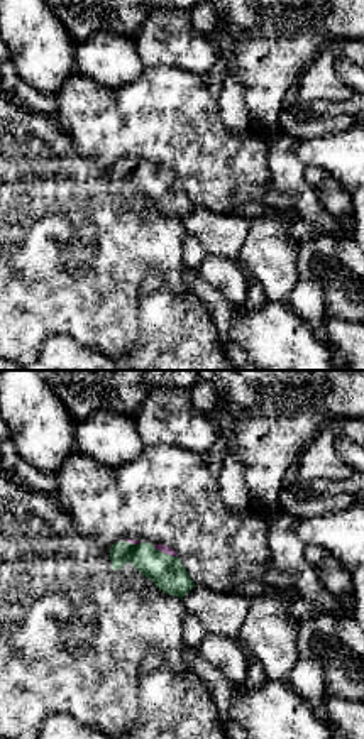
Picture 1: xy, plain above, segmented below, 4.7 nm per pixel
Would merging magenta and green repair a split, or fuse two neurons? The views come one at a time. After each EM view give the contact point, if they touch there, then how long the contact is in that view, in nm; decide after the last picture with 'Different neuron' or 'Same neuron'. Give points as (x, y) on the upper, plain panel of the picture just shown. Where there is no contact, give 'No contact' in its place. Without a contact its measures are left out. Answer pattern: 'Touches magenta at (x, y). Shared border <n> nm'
Touches magenta at (165, 173). Shared border 130 nm

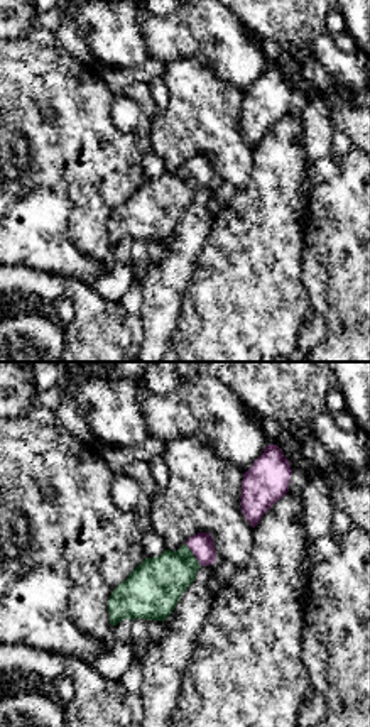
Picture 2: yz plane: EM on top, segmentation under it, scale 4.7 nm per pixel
Touches magenta at (193, 174). Shared border 130 nm

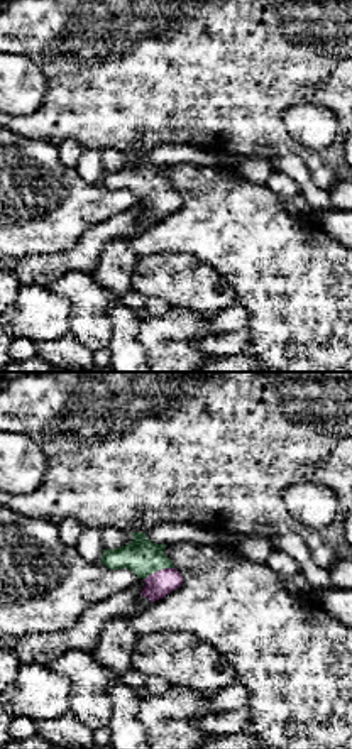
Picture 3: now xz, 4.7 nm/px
Touches magenta at (159, 191). Shared border 160 nm

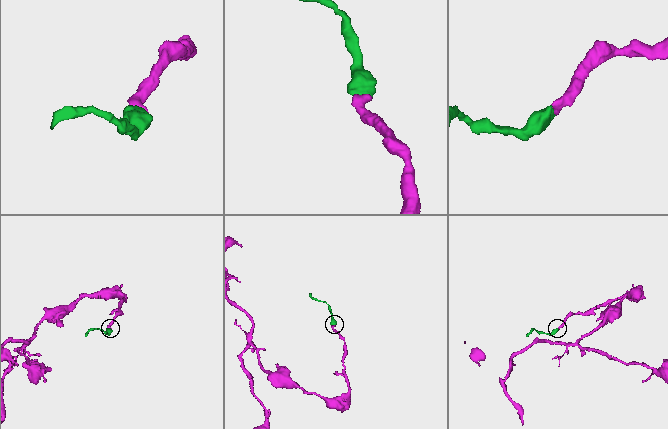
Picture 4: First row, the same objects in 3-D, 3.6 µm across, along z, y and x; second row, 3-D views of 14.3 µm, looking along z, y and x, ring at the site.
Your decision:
Same neuron

